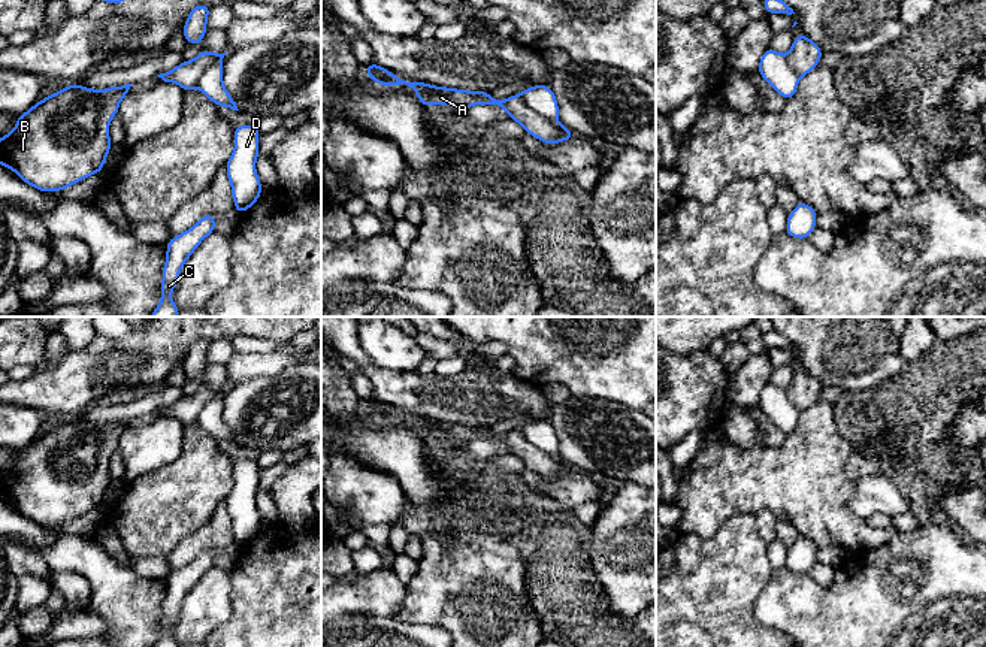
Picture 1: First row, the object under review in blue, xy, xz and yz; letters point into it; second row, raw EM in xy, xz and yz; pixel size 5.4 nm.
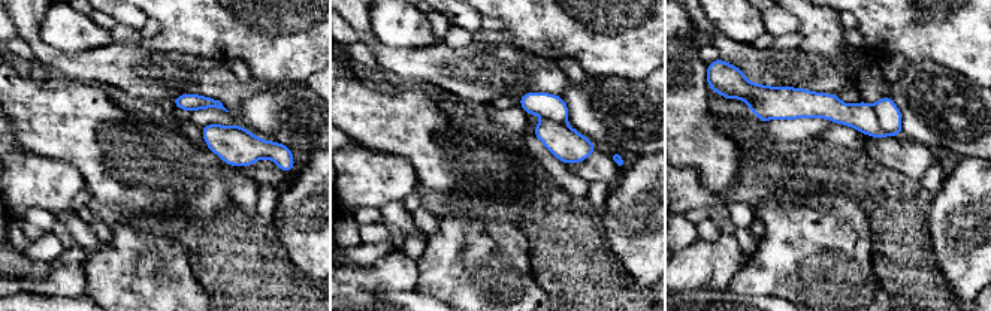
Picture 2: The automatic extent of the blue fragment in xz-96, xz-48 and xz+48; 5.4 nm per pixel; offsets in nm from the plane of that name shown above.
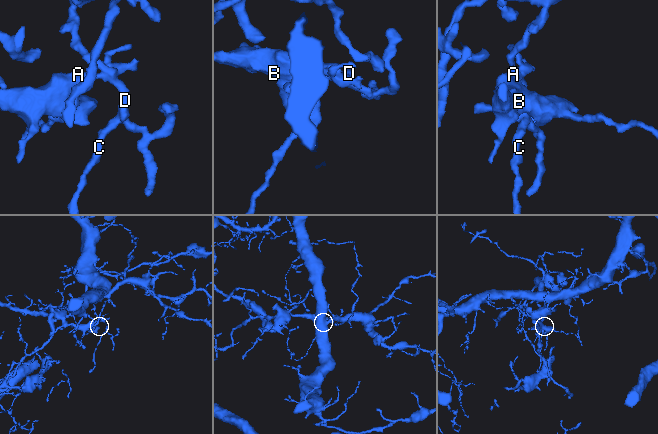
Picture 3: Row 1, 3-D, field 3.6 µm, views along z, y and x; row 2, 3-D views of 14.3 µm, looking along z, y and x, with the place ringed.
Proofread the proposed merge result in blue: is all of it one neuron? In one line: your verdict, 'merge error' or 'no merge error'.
merge error

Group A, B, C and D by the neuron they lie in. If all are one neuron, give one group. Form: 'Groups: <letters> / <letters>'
Groups: A B / C D

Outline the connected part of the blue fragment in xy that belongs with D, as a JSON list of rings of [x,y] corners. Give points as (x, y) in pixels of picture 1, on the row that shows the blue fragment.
[[[238,126],[235,129],[235,151],[226,164],[232,184],[235,209],[242,214],[261,196],[261,182],[255,172],[258,154],[258,127]]]

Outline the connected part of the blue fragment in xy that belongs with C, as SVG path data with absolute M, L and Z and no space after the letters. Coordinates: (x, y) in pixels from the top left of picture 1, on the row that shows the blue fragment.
M215 214L203 215L191 229L173 236L166 247L167 256L163 266L161 300L151 317L176 317L179 309L170 297L184 263L200 242L215 232Z

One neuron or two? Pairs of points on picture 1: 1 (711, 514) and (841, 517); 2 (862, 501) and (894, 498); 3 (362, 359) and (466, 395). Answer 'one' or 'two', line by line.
1: one
2: one
3: one

